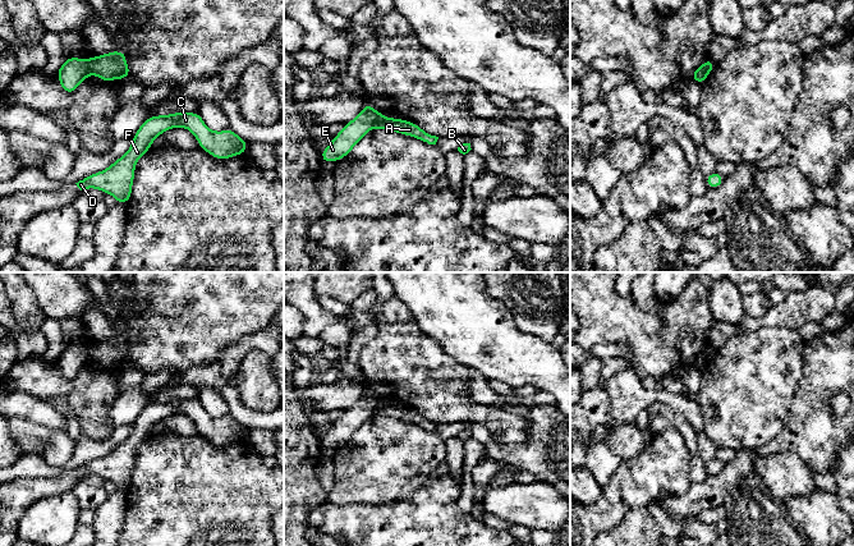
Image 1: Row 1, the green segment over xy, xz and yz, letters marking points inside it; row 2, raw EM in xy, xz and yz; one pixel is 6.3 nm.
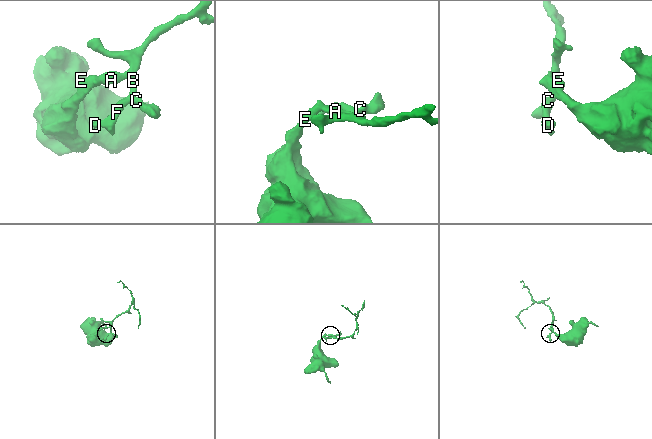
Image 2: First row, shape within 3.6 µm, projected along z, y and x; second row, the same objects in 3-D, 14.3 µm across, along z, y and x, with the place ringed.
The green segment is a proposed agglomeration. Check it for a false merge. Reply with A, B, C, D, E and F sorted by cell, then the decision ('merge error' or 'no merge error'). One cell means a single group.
groups A B C D F / E; merge error

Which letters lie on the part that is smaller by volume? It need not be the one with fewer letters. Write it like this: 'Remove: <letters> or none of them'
Remove: A, B, C, D, F

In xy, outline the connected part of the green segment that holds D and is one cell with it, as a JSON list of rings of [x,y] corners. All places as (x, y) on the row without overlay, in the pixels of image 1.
[[[173,399],[170,402],[150,403],[138,414],[129,437],[119,444],[104,458],[98,458],[79,467],[82,476],[96,474],[111,481],[116,488],[127,491],[132,482],[134,455],[137,448],[152,433],[152,428],[161,419],[182,413],[190,417],[198,427],[199,435],[217,446],[226,446],[245,440],[248,428],[230,414],[222,418],[211,417],[199,399]]]

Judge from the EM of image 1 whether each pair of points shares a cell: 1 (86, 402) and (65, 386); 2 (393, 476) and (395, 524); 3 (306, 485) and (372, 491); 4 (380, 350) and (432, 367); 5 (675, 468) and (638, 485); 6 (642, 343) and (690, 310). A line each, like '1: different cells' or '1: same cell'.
1: different cells
2: different cells
3: different cells
4: same cell
5: same cell
6: same cell

